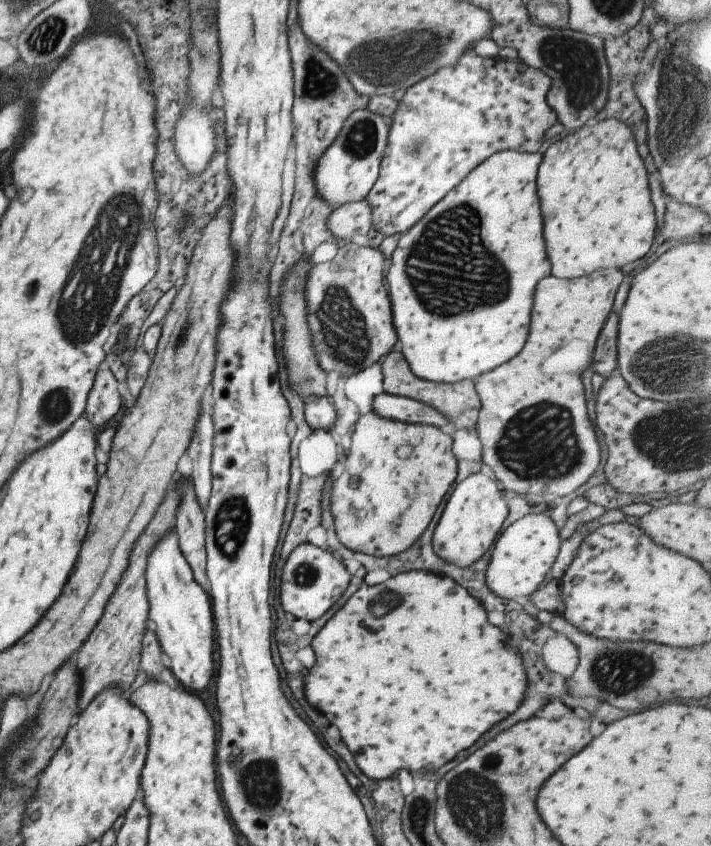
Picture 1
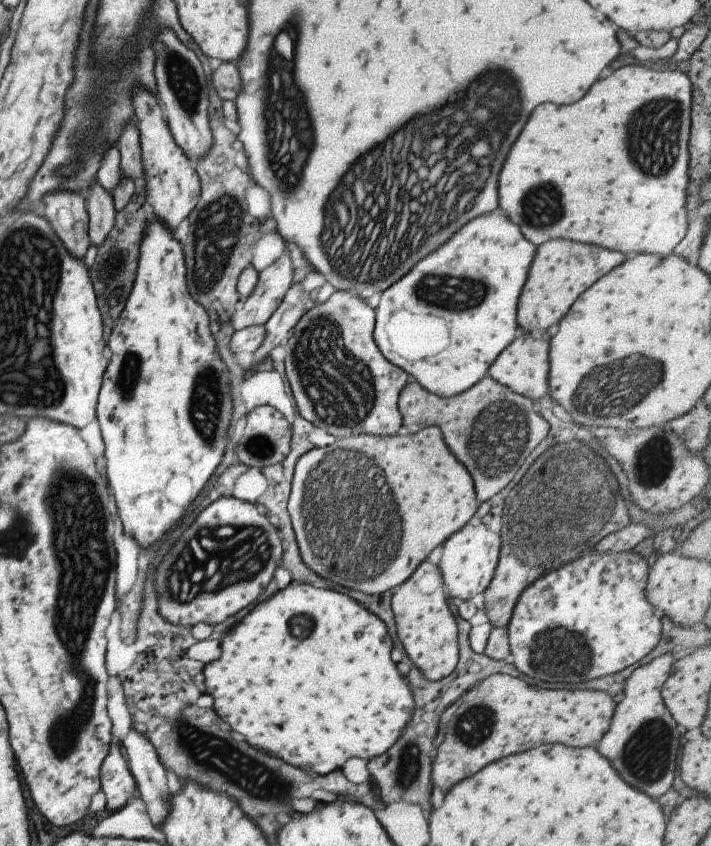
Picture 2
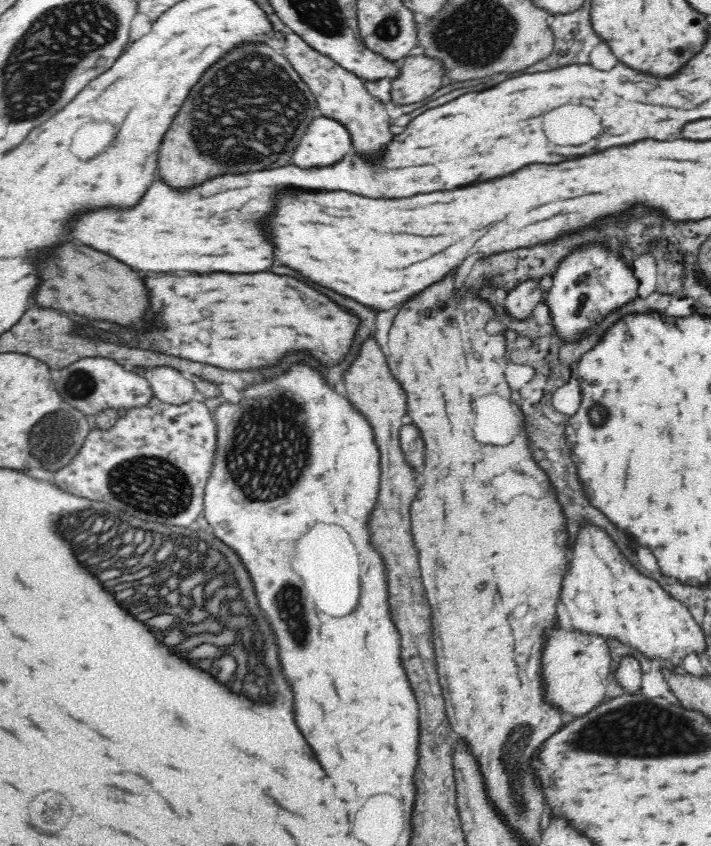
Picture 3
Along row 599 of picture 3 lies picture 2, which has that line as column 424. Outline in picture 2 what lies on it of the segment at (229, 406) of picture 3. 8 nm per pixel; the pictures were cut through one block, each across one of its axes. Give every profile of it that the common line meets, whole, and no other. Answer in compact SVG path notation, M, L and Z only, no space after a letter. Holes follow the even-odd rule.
M500 207L494 210L494 212L490 212L490 214L484 214L484 216L474 218L474 220L468 222L464 228L460 228L460 230L458 230L446 244L442 244L442 246L440 246L438 250L434 250L432 254L428 254L424 260L420 260L420 262L412 268L412 272L408 272L408 274L402 276L394 286L390 286L388 290L382 292L382 300L380 300L378 308L375 309L375 329L373 337L374 340L376 340L376 346L378 346L380 352L386 357L386 360L389 360L394 366L402 368L402 370L410 374L410 376L414 376L422 388L437 397L454 397L457 394L462 394L465 390L472 388L472 386L474 386L481 378L484 378L487 375L488 368L492 366L492 363L498 358L500 352L502 352L508 344L511 344L518 334L516 308L519 296L522 294L522 289L528 278L530 264L532 264L532 260L534 260L536 248L537 246L535 244L526 240L526 237L520 232L520 228L506 216L506 213ZM402 310L410 310L412 314L440 316L440 318L444 320L444 324L438 326L438 328L428 326L428 328L422 328L422 330L426 330L426 332L420 332L420 334L408 334L408 336L406 336L406 332L402 334L402 330L404 330L404 322L406 322L406 328L408 328L408 330L410 330L410 326L408 326L408 320L402 320ZM392 330L400 330L400 336L393 336ZM442 330L446 332L444 336L442 336Z

